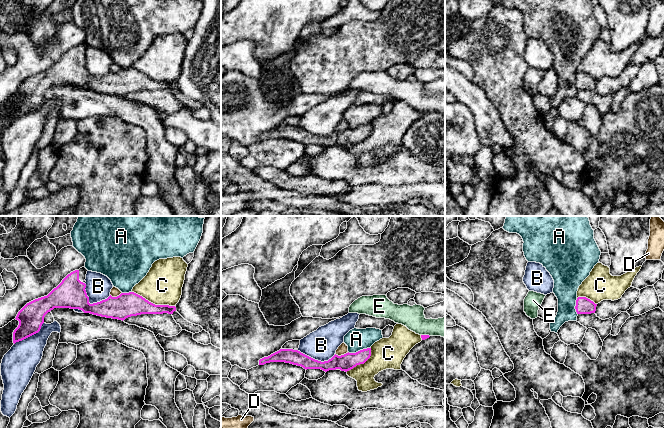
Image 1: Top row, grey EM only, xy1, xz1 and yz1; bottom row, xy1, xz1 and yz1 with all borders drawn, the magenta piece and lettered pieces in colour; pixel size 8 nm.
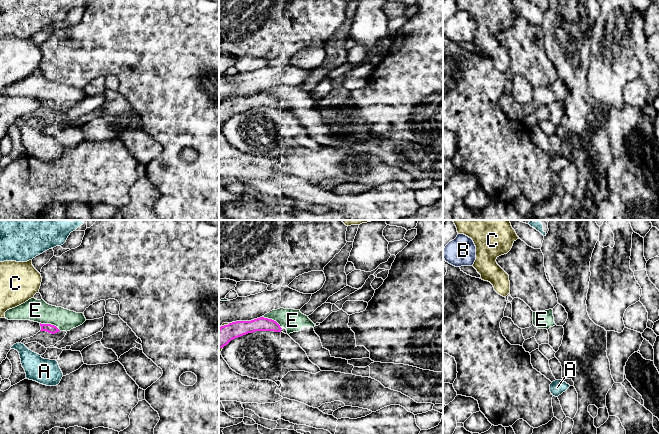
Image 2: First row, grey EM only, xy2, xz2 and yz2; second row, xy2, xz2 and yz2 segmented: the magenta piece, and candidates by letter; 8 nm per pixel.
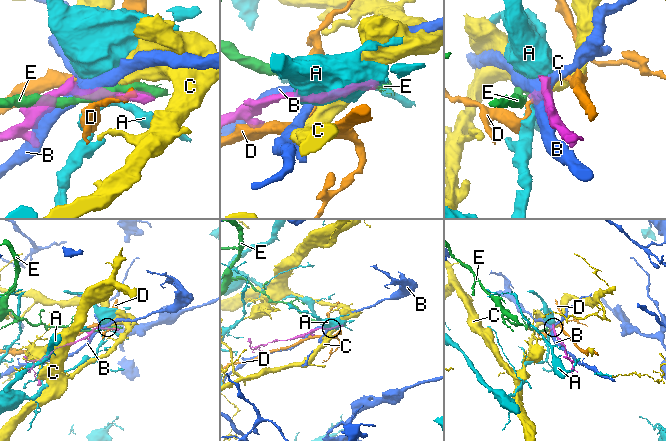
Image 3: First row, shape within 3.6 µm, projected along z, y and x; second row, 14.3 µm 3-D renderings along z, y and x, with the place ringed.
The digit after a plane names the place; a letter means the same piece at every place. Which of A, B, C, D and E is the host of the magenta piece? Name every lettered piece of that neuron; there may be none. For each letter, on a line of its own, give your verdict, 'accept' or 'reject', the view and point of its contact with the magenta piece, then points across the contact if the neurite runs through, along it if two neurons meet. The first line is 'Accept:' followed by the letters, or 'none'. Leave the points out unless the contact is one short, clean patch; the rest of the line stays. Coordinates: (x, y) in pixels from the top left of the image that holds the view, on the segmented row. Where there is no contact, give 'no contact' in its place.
Accept: none
A: reject; contact xz1 (358, 351); border xz1 (369, 347), (355, 352), (348, 352)
B: reject; contact xy1 (89, 303)
C: reject; contact xy1 (152, 303)
D: reject; contact xz1 (341, 355); border xz1 (348, 352), (342, 355), (335, 354)
E: reject; contact xz2 (271, 319); border xz2 (262, 316), (273, 319), (281, 328)

